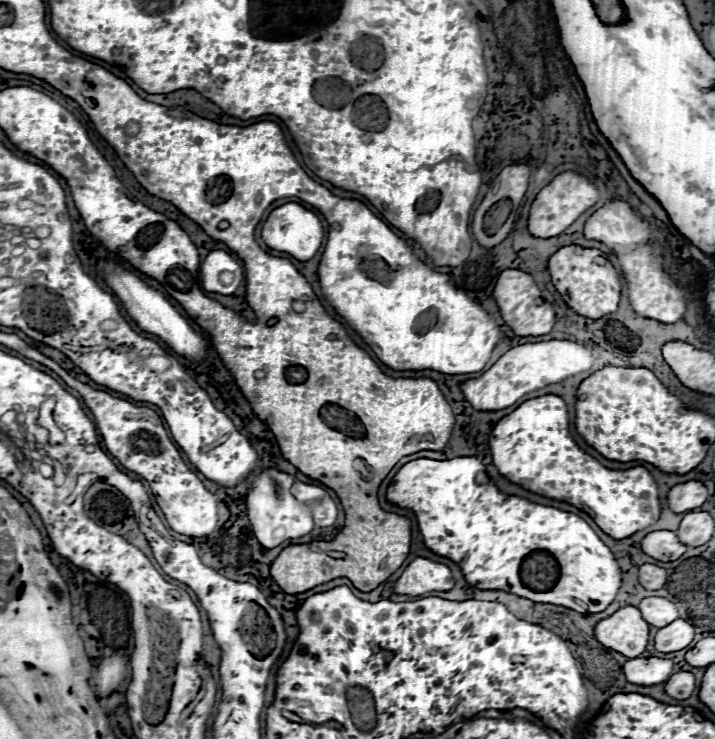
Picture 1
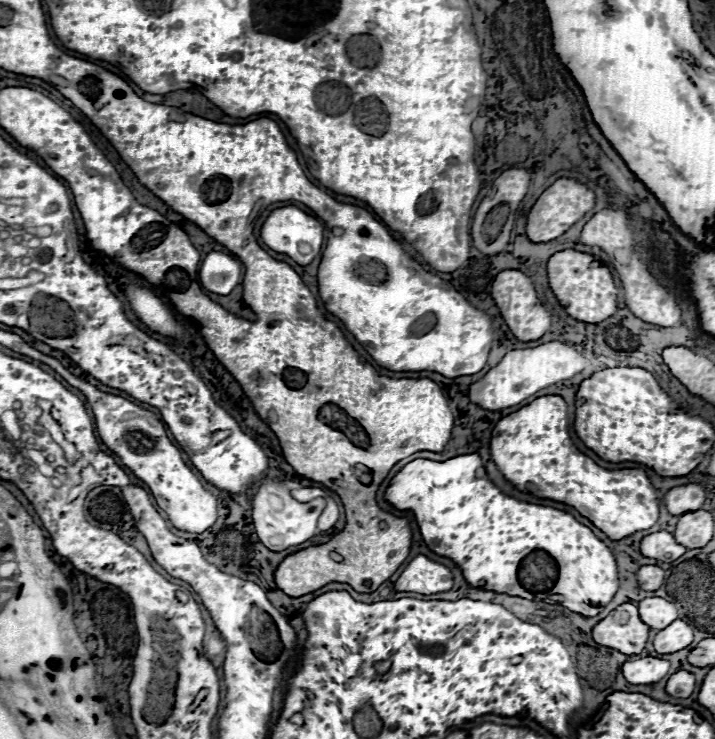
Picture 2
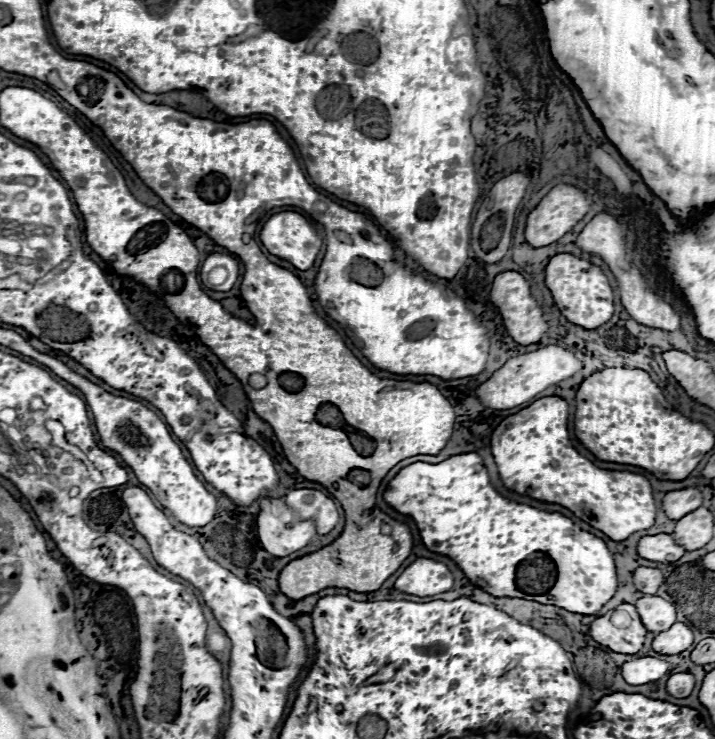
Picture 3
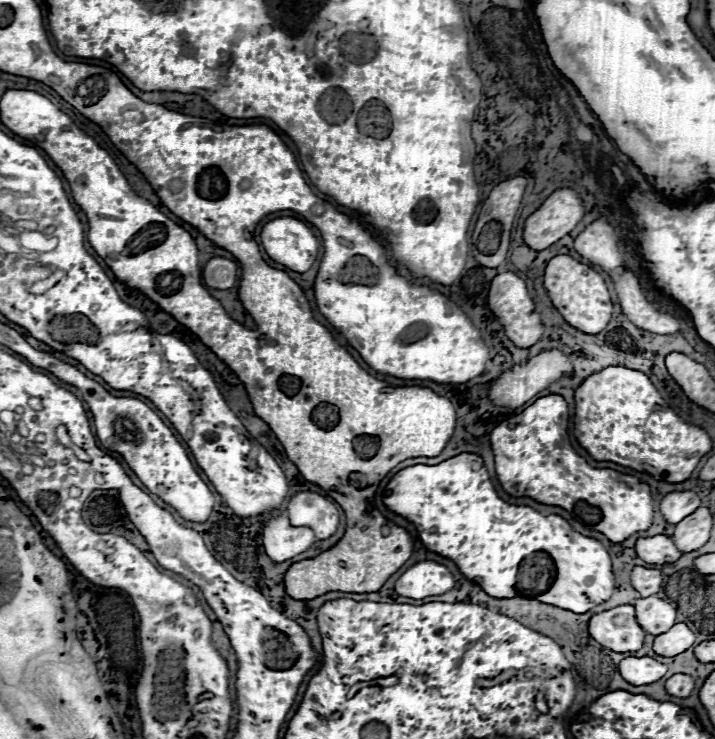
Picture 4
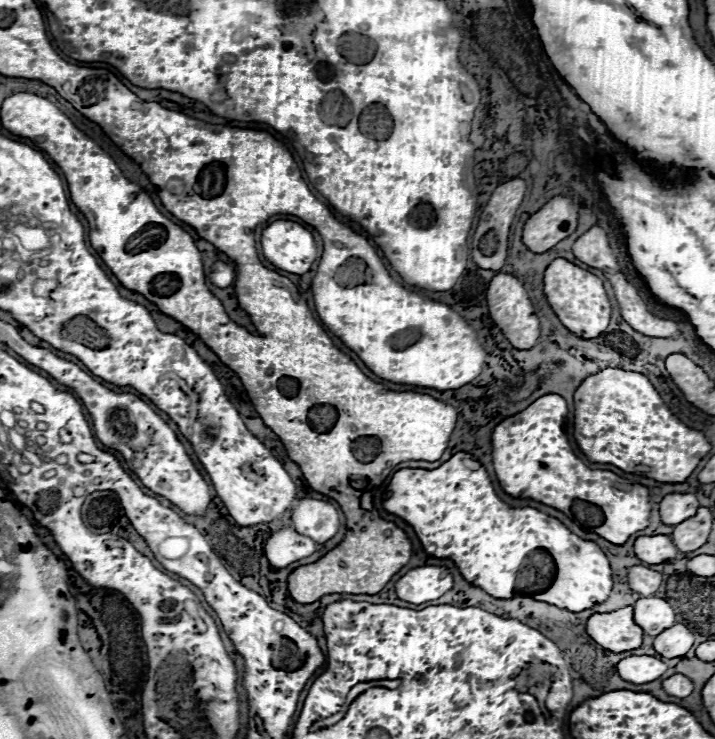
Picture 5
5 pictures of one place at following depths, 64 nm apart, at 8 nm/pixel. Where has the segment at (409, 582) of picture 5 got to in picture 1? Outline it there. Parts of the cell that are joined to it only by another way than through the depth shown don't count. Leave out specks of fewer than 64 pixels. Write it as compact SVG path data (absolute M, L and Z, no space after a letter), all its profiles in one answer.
M414 558L402 576L396 580L396 594L420 596L426 592L446 592L454 586L454 578L448 566L432 562L428 558Z

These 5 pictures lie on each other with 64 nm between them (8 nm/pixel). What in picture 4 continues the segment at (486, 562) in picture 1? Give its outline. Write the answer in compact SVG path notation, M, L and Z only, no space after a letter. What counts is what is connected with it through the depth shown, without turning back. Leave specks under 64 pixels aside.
M462 452L462 454L450 458L442 464L436 464L436 466L416 464L416 466L404 468L394 474L394 478L388 482L386 488L390 490L390 494L384 498L384 504L392 512L404 516L406 520L410 520L416 526L422 544L430 552L454 560L458 570L468 580L472 580L474 584L484 588L484 592L488 592L492 598L513 598L518 595L514 587L518 564L530 552L536 552L536 550L548 552L556 564L554 586L552 586L552 590L535 597L540 602L546 602L546 604L552 604L552 606L558 606L558 608L564 608L564 610L570 610L576 614L584 614L590 608L594 608L596 604L606 602L614 592L612 562L610 562L606 548L598 540L586 538L586 536L574 532L572 526L556 514L544 516L530 506L506 504L496 494L486 468L482 466L482 458L476 454Z

